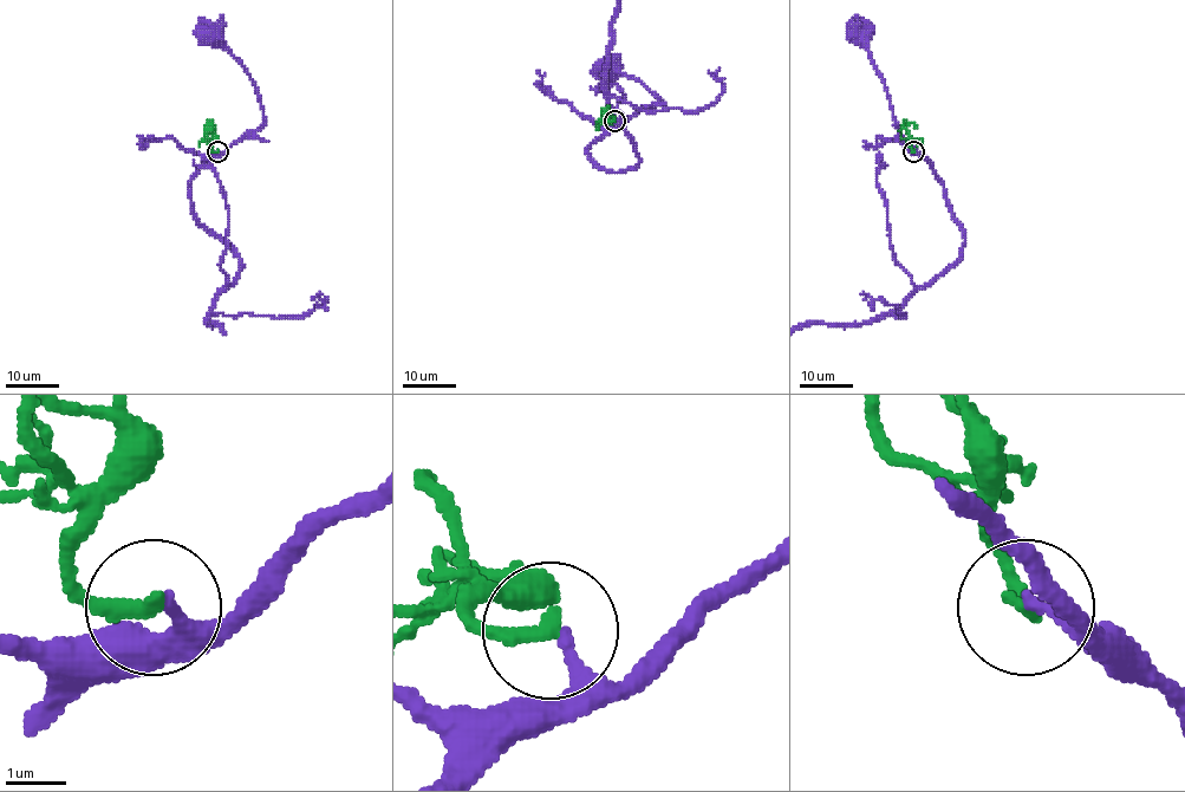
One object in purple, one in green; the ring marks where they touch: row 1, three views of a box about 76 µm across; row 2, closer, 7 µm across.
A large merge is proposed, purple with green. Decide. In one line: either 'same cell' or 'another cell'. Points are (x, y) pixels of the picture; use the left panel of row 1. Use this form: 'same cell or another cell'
another cell

